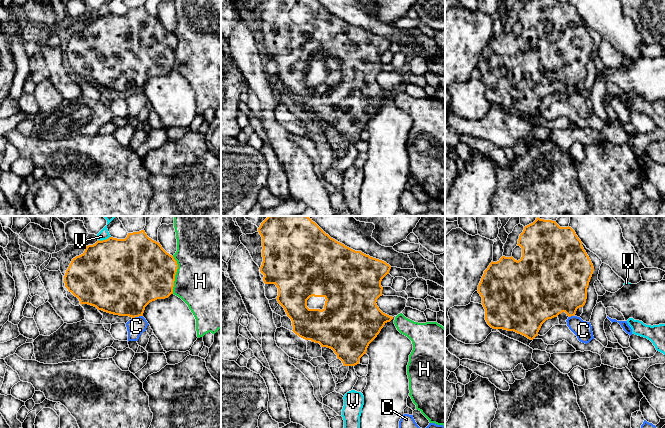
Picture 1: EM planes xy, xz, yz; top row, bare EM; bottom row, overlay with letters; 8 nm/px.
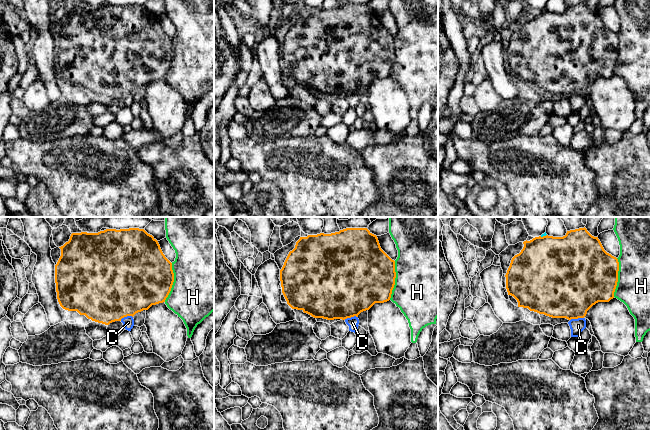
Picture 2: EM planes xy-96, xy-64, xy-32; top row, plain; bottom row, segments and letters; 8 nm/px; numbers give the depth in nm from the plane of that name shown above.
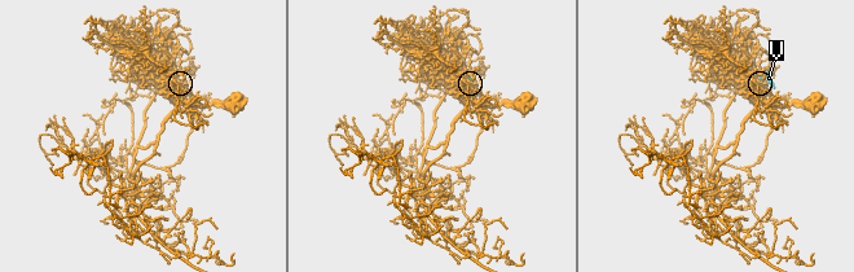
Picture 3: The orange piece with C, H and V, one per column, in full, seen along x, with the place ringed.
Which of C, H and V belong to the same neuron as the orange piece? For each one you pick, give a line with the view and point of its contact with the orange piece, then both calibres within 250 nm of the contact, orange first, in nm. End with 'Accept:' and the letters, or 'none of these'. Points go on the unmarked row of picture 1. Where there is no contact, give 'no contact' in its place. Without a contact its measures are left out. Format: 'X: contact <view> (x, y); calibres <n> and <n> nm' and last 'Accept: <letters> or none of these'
Accept: none of these

